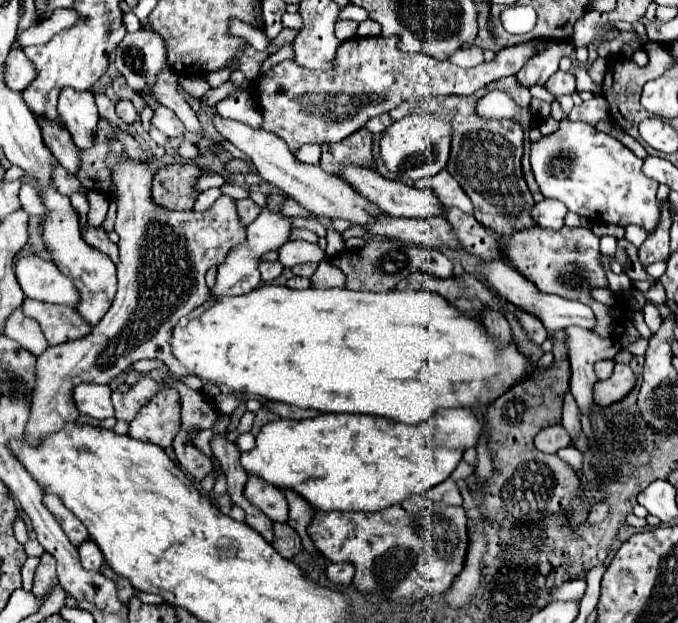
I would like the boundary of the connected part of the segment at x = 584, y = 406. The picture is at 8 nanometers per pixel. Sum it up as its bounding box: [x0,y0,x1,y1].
[569,327,621,415]

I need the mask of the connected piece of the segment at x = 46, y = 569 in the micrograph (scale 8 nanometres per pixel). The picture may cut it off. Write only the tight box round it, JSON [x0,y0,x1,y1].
[33,553,57,599]

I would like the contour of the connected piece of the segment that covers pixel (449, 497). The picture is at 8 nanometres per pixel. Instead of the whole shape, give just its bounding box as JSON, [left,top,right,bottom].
[425,479,463,505]

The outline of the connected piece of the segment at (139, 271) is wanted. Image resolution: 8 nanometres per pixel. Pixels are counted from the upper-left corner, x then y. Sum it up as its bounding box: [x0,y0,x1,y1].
[25,139,245,447]

